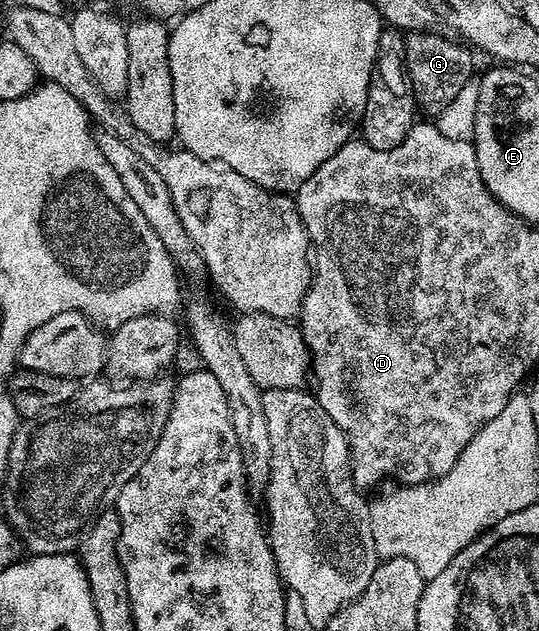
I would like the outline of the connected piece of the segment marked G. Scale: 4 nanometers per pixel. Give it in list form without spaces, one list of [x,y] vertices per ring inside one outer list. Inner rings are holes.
[[[409,32],[404,42],[404,66],[412,83],[412,93],[416,99],[417,109],[421,113],[438,114],[458,98],[458,90],[472,79],[472,56],[463,43],[438,33]]]

